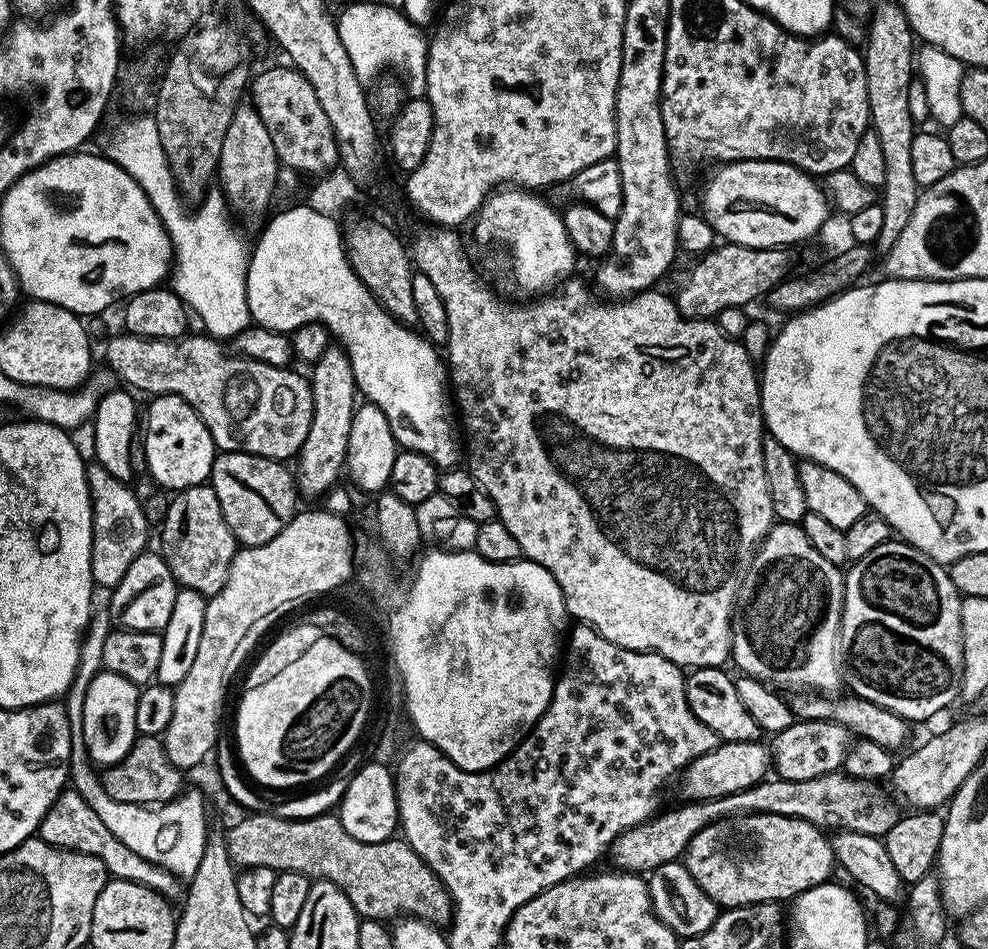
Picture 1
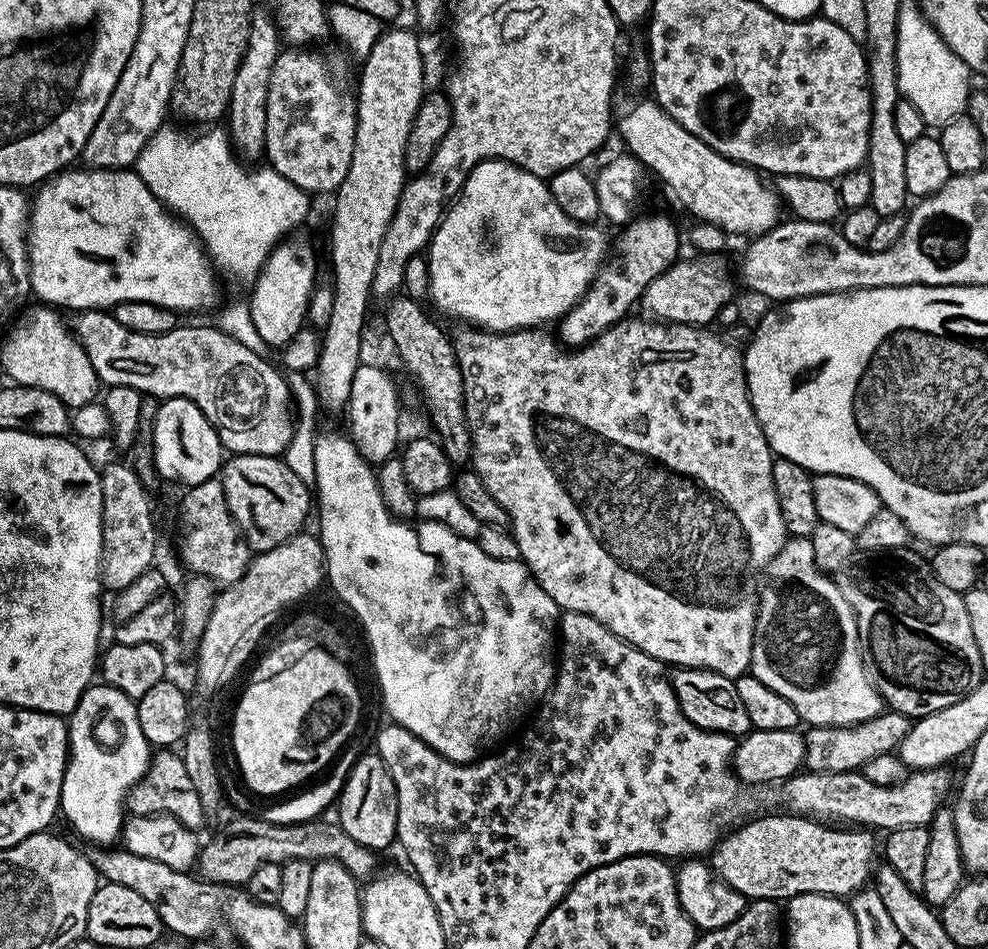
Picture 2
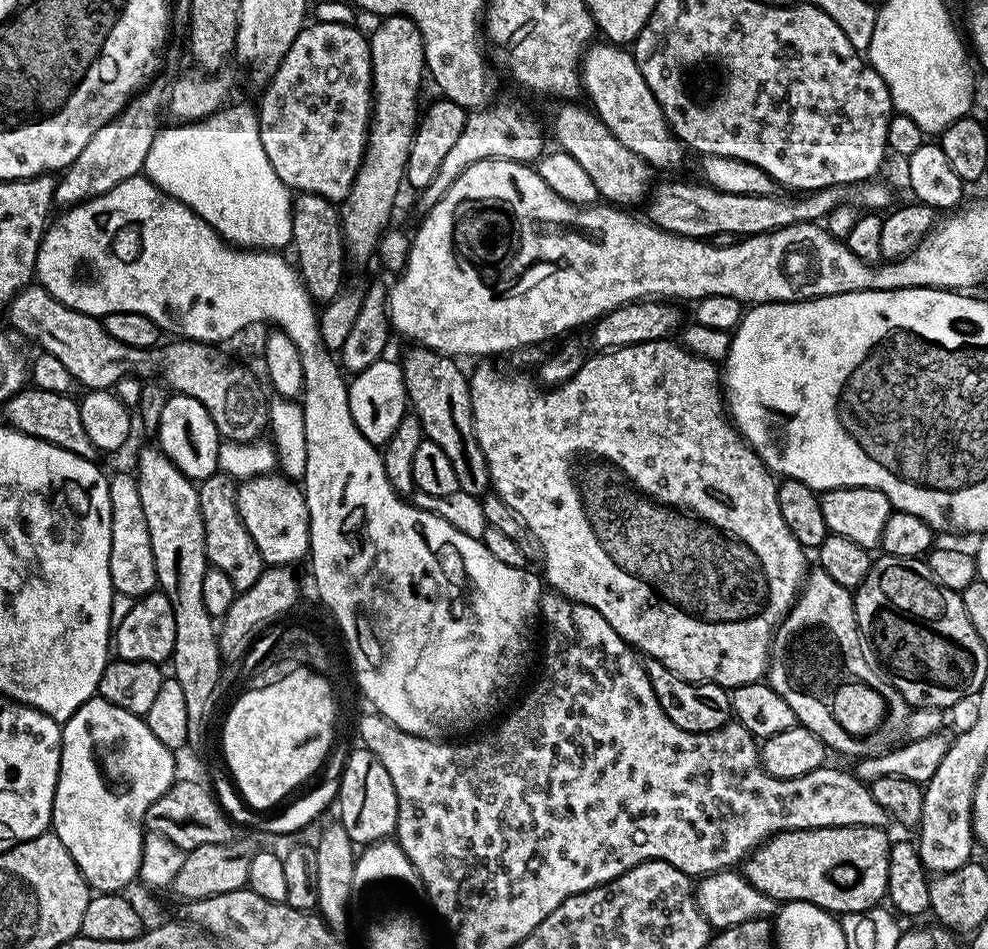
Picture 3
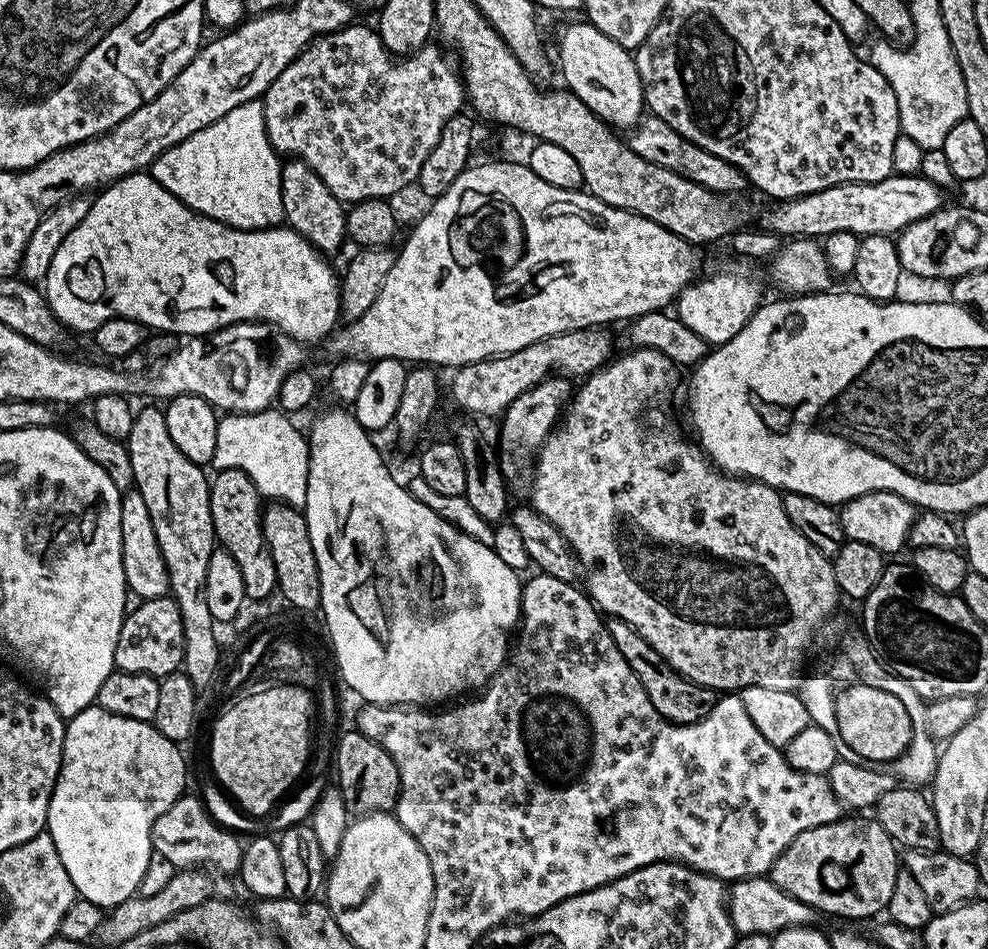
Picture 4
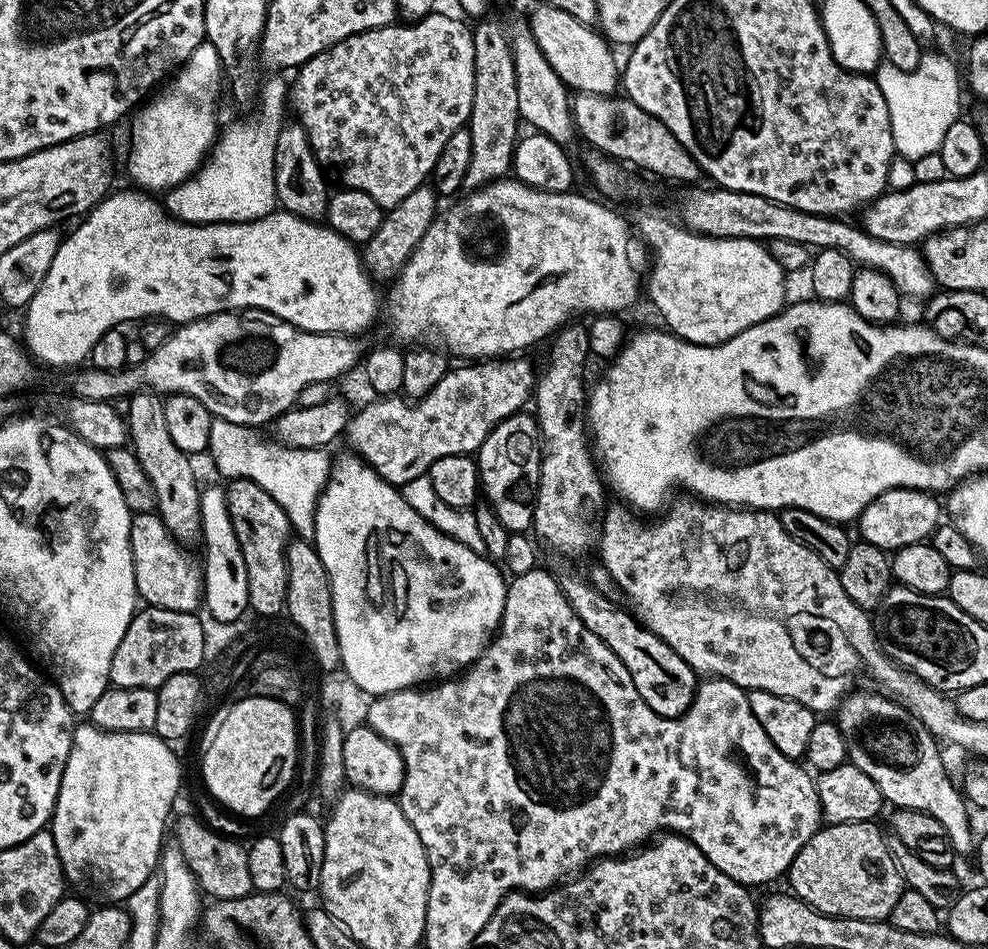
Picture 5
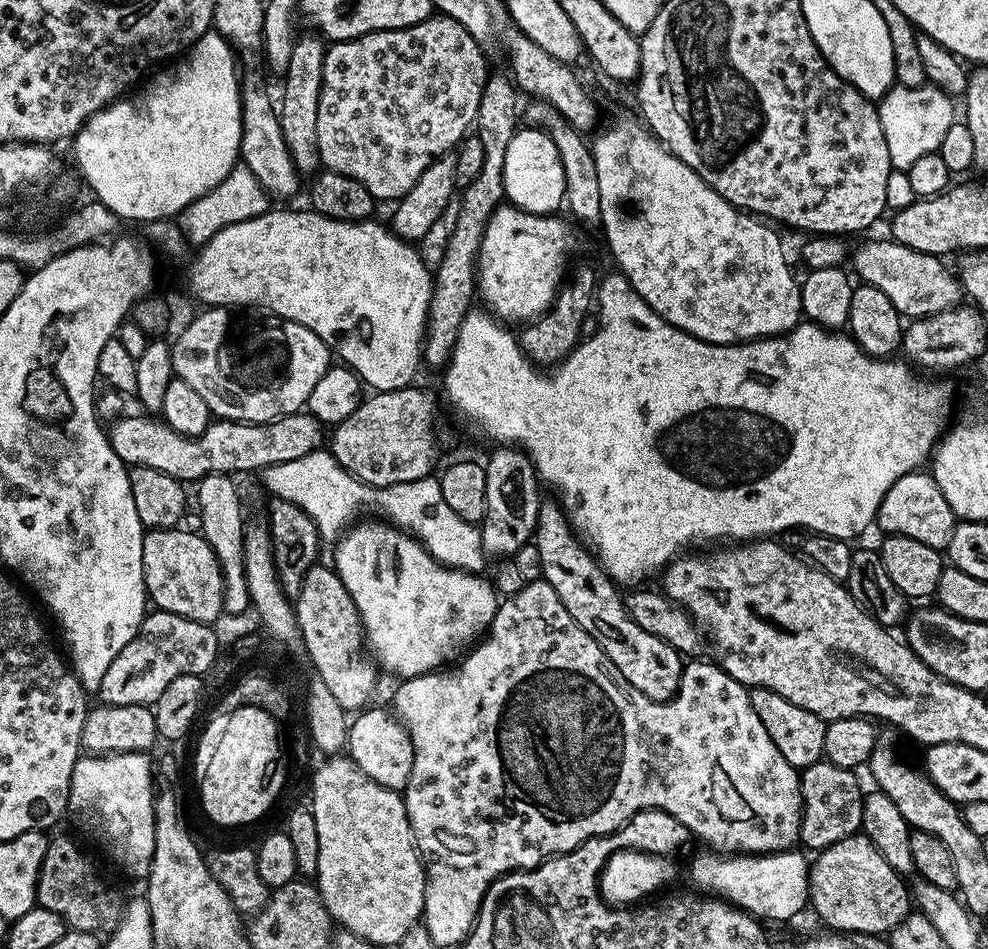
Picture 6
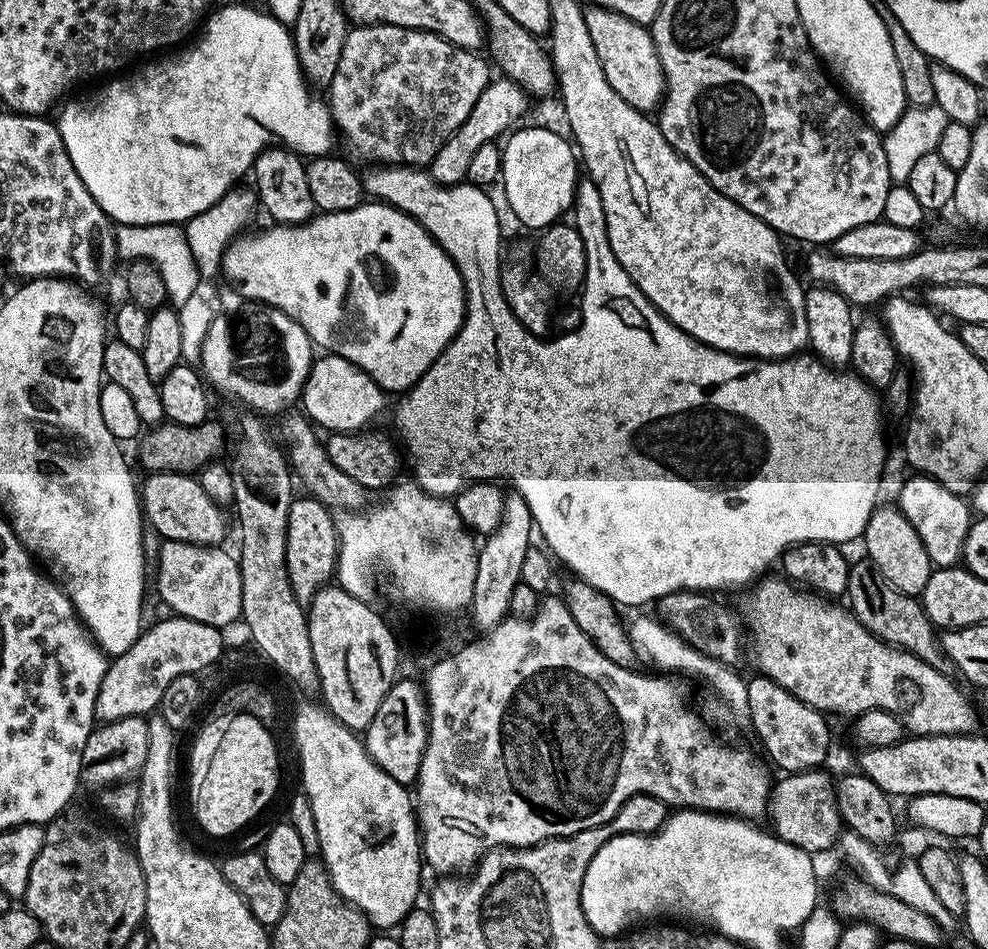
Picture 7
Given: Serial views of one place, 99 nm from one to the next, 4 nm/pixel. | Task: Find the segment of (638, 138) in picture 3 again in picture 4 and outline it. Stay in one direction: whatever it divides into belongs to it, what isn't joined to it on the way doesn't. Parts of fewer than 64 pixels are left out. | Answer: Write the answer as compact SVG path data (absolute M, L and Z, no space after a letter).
M572 24L560 36L560 72L567 91L573 92L595 116L615 129L631 130L640 123L645 111L644 87L636 69L636 57L614 38L606 38L593 24Z

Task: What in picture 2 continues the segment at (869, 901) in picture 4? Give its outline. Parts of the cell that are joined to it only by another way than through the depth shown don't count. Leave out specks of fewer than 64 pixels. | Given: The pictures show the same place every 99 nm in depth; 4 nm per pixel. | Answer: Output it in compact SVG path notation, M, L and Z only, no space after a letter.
M799 814L764 815L749 819L747 822L741 823L735 830L729 831L710 853L712 871L720 877L722 882L726 882L734 890L738 890L738 894L742 894L749 901L787 902L798 894L814 894L815 892L823 896L848 898L853 892L860 891L869 883L874 872L874 865L878 860L878 844L877 841L876 844L872 841L873 833L871 831L848 830L852 832L843 832L840 829L843 827L825 826L815 819Z

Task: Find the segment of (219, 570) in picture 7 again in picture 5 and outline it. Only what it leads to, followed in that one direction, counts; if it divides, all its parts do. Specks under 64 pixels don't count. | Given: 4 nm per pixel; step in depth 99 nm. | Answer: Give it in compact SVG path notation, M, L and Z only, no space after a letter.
M156 512L135 513L130 522L130 554L134 562L134 582L137 597L149 608L196 612L201 607L204 594L204 570L192 556L187 556L185 545L179 544L166 530Z

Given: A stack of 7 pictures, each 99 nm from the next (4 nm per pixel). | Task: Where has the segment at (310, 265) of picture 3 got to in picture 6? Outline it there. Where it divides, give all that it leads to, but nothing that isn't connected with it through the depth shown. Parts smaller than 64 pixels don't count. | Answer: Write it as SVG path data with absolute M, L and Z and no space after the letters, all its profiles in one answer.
M319 35L304 36L295 41L290 54L290 66L282 77L284 97L278 100L278 115L282 126L282 138L286 138L286 150L294 160L296 171L315 173L321 167L318 150L318 94L322 90L322 66L326 44Z

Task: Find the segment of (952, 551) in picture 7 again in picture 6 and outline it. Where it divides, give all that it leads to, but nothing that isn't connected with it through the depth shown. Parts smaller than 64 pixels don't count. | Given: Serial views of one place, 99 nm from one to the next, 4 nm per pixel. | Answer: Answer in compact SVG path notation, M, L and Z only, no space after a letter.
M924 470L907 472L902 478L898 478L898 482L894 482L894 486L890 486L890 490L886 490L874 521L875 527L881 528L881 533L890 536L909 536L914 538L914 542L926 542L926 546L937 550L947 549L952 528L956 523L958 523L958 517L950 510L950 502L946 502L942 490L938 490L938 482Z

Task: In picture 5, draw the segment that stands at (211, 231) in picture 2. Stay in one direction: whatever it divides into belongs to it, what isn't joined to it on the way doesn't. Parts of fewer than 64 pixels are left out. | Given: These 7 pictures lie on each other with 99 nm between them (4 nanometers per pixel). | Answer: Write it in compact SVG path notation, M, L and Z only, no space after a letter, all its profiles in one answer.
M272 74L263 81L255 105L256 117L245 124L232 124L221 131L212 145L210 155L196 173L188 180L183 180L177 188L169 188L166 192L166 207L169 216L177 220L185 220L187 224L241 224L247 220L257 220L269 216L277 207L276 183L274 182L274 146L281 128L286 123L286 101L290 96L290 80L284 74Z

